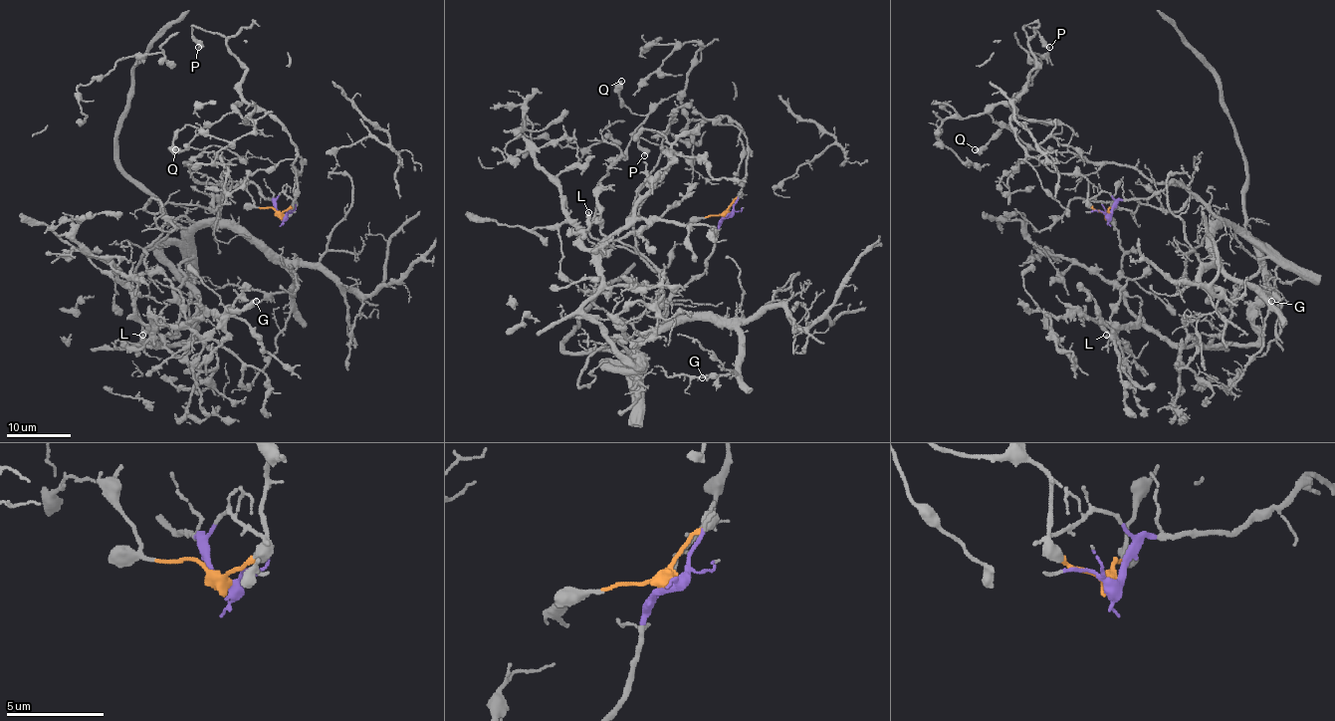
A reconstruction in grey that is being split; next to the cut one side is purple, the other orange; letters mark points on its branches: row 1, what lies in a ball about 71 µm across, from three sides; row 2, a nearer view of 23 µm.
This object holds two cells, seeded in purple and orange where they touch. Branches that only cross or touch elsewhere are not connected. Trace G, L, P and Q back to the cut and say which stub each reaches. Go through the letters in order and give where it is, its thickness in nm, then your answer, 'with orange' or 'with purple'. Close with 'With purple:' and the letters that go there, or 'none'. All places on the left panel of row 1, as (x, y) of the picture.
G: (256, 301) | 120 nm | with purple
L: (142, 335) | 400 nm | with purple
P: (198, 47) | 400 nm | with orange
Q: (175, 149) | 600 nm | with orange
With purple: G, L

